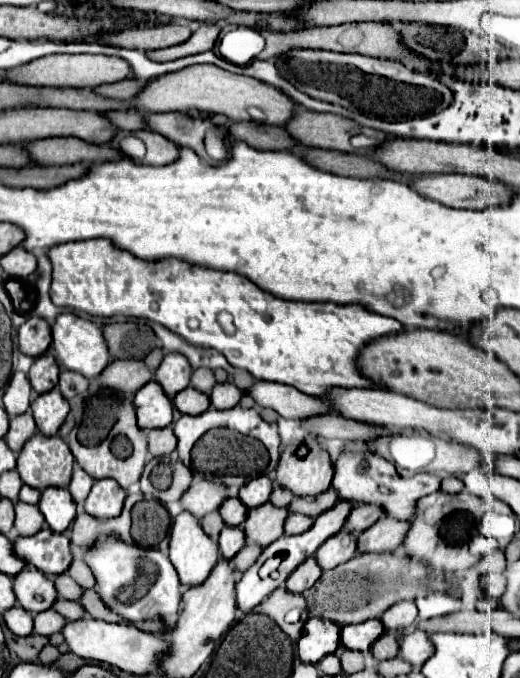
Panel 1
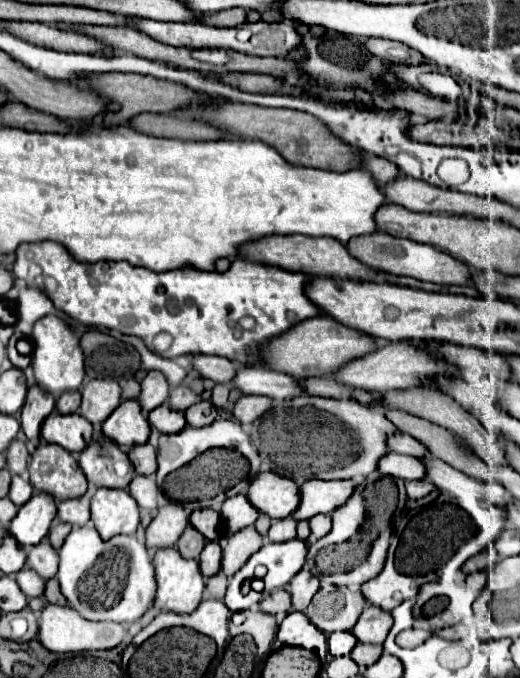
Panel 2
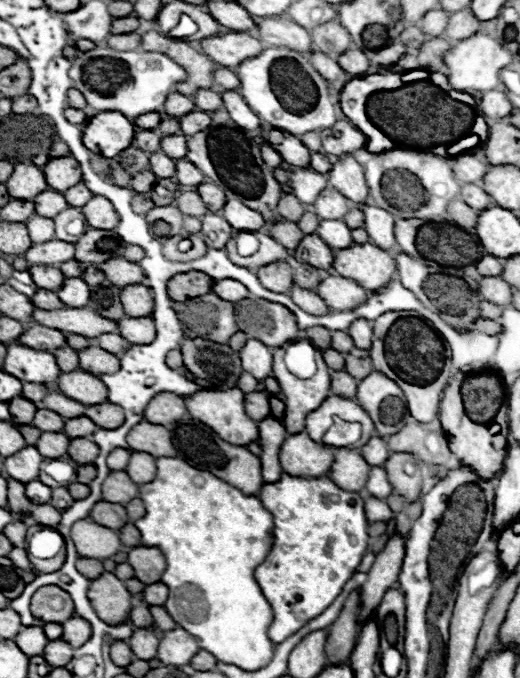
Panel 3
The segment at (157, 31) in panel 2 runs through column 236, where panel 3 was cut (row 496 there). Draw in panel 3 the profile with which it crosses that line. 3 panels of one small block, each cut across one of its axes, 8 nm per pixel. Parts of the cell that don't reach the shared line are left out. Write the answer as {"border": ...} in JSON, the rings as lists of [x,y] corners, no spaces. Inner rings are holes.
{"border":[[[32,480],[32,482],[26,482],[26,490],[24,490],[26,498],[34,504],[40,504],[40,502],[50,502],[50,496],[52,496],[52,488],[48,488],[46,484],[42,484],[40,480]]]}

